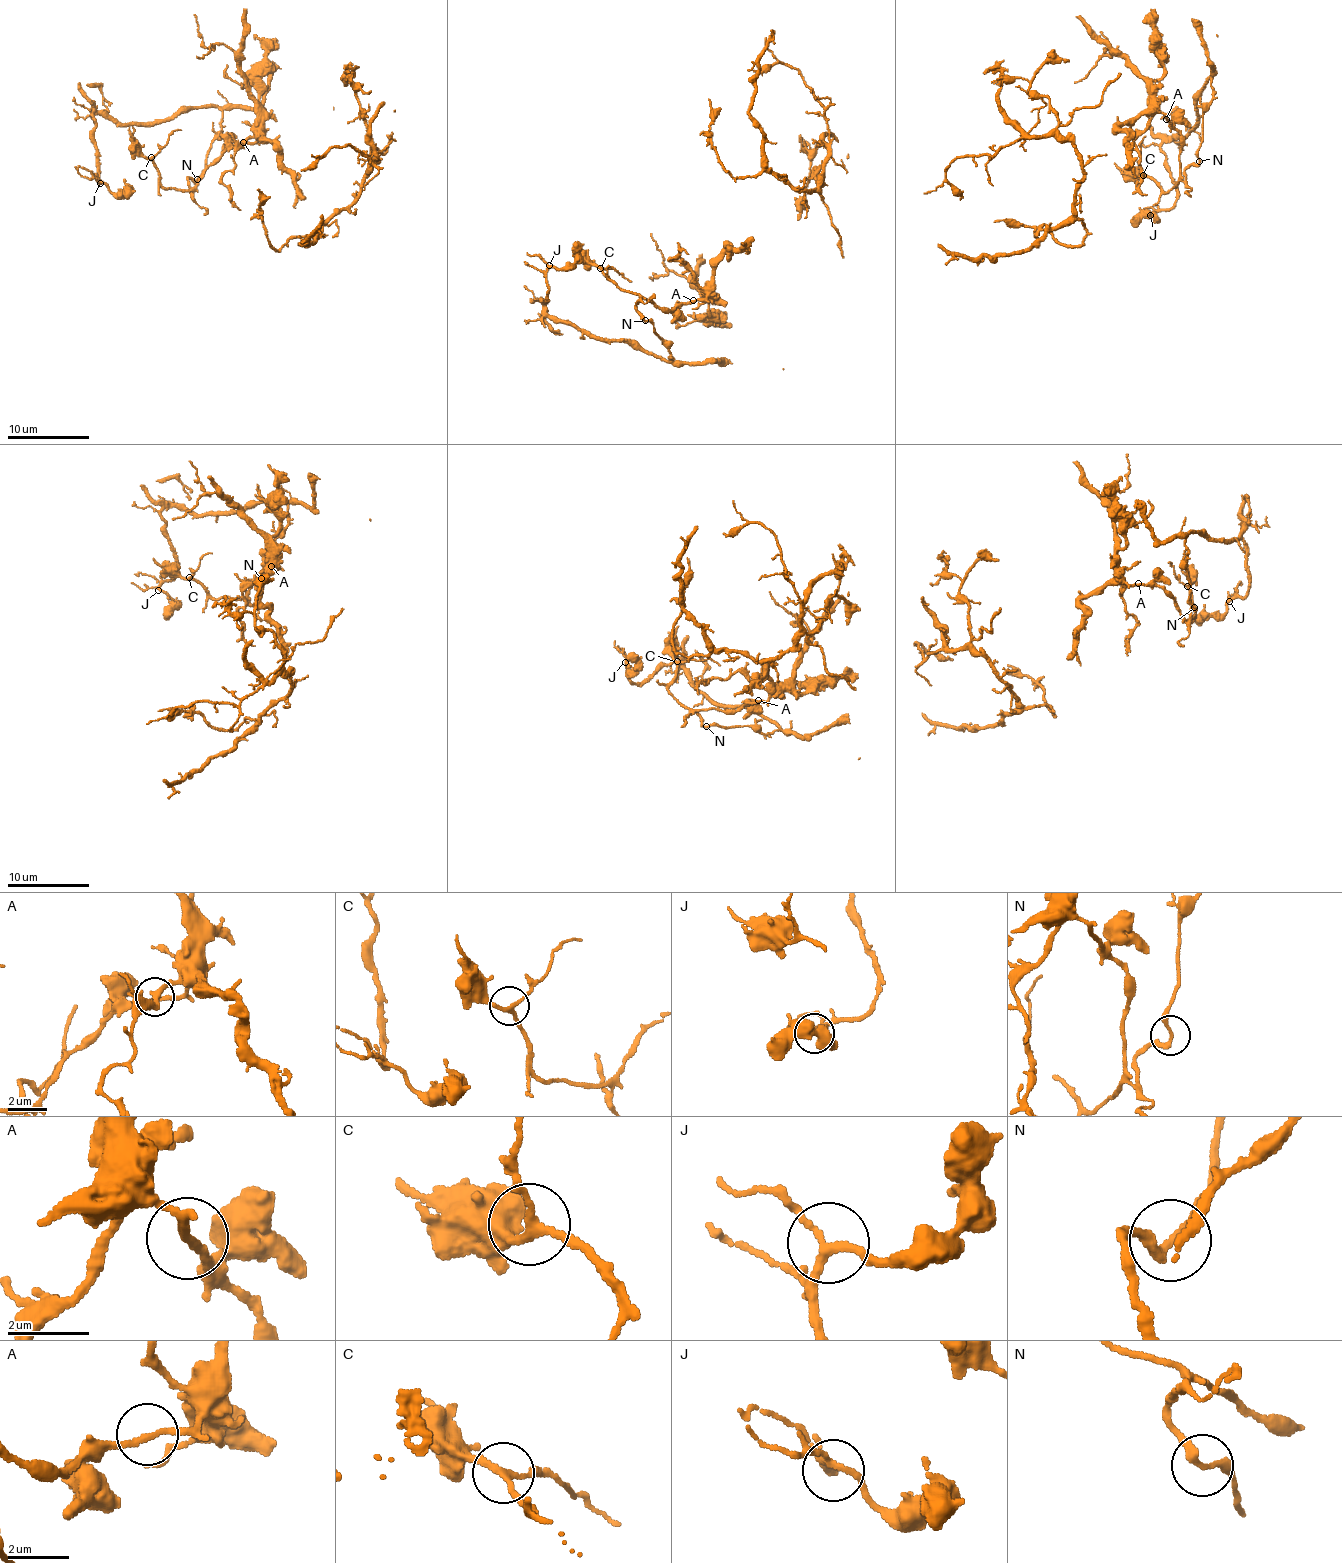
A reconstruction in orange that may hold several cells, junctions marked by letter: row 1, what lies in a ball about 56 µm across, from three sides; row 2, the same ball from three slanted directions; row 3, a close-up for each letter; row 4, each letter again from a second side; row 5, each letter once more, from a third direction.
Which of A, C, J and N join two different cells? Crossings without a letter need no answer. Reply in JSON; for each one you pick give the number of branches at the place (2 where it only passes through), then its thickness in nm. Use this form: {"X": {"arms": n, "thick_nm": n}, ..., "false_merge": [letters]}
{"N": {"arms": 2, "thick_nm": 240}, "false_merge": ["N"]}

